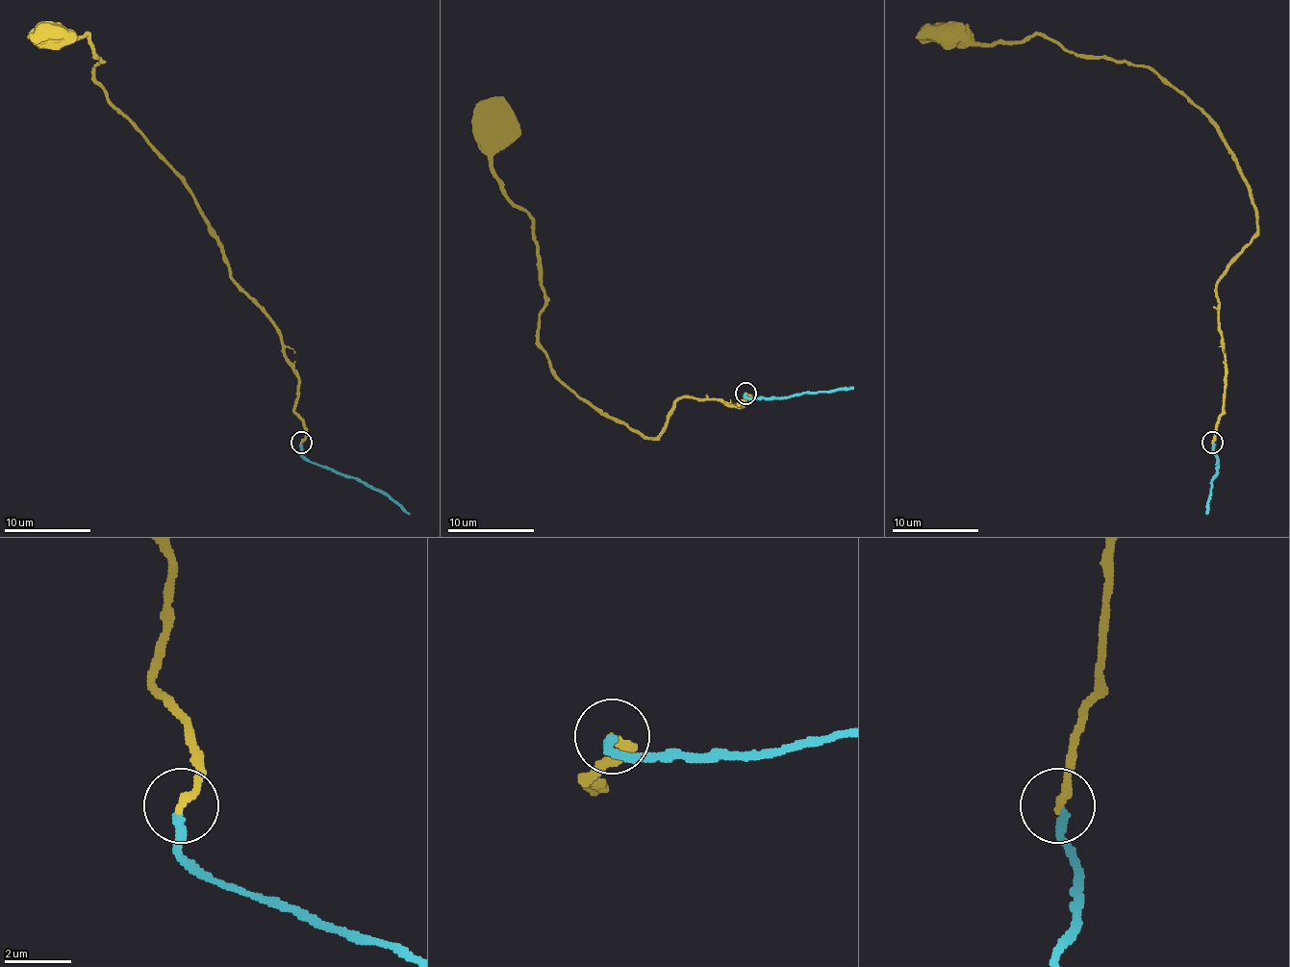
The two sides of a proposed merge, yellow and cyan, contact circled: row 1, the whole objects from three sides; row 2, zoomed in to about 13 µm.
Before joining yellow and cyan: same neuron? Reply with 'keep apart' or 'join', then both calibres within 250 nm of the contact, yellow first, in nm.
join; calibres 260 and 240 nm

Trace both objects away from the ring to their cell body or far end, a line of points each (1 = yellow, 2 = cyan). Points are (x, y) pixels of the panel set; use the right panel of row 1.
1: (1211, 442), (1225, 372), (1216, 282), (1256, 226), (1220, 131), (1151, 68), (1032, 34), (950, 34)
2: (1214, 444), (1216, 463), (1207, 515)

